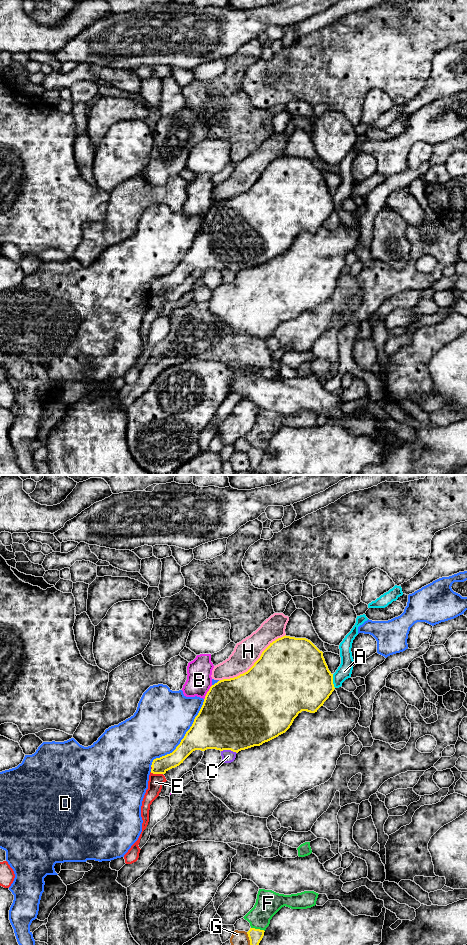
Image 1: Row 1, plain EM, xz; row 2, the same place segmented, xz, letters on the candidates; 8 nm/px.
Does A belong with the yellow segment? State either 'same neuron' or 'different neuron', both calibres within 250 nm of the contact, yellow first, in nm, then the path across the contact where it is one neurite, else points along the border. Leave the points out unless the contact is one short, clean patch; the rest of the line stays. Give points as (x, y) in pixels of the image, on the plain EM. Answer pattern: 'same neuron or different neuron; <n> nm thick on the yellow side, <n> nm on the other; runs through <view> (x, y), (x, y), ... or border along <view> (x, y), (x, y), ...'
different neuron; 480 nm thick on the yellow side, 120 nm on the other; border along xz (332, 194), (332, 203), (335, 207)

